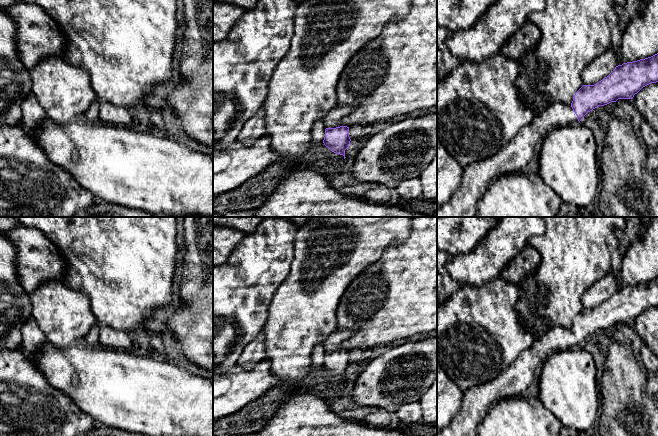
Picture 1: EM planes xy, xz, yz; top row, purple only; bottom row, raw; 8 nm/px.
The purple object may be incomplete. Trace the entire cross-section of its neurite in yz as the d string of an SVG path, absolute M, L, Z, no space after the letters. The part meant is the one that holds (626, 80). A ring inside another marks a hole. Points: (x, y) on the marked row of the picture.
M658 53L645 59L618 65L598 83L583 85L575 93L570 105L560 102L549 104L529 125L521 128L503 149L491 157L464 166L460 184L449 200L437 207L437 217L476 217L478 205L490 182L504 174L522 172L533 156L536 143L548 133L580 122L588 112L598 106L616 102L618 99L632 99L643 87L656 82L658 82Z

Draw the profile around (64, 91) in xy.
M51 56L29 70L32 77L32 92L46 116L59 124L83 119L87 110L98 100L88 73L71 64L62 56Z

